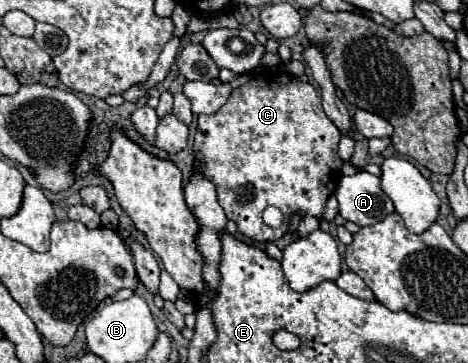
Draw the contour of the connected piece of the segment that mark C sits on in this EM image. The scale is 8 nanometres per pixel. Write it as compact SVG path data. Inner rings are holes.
M268 71L268 73L262 73L262 77L252 77L248 83L236 87L228 101L220 107L218 113L214 115L198 115L198 131L196 131L196 137L194 137L194 153L198 155L198 159L202 159L202 171L204 175L216 185L216 191L218 191L218 201L222 205L222 209L226 211L226 217L232 219L236 225L238 225L238 231L244 233L246 237L252 237L254 241L276 241L280 239L286 231L288 231L288 219L290 215L296 211L300 213L302 217L304 215L314 215L318 219L322 219L322 211L326 207L326 201L328 197L336 191L338 187L338 181L342 179L342 159L338 157L338 143L340 143L340 131L336 129L336 125L324 115L322 111L322 99L320 99L320 89L316 89L314 85L310 83L304 83L300 81L298 77L286 73L286 71ZM268 205L274 205L278 207L282 213L284 213L284 223L278 227L278 229L272 229L268 227L264 221L262 221L262 211L268 207Z

